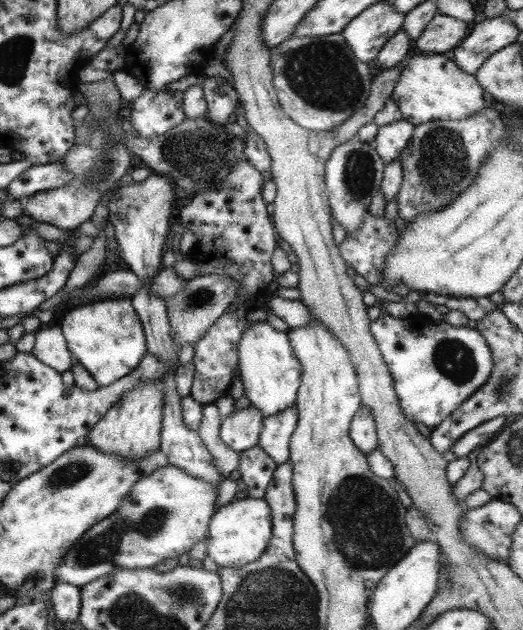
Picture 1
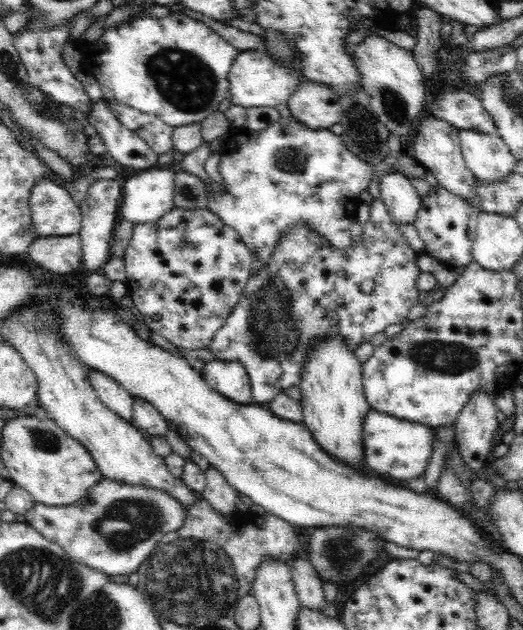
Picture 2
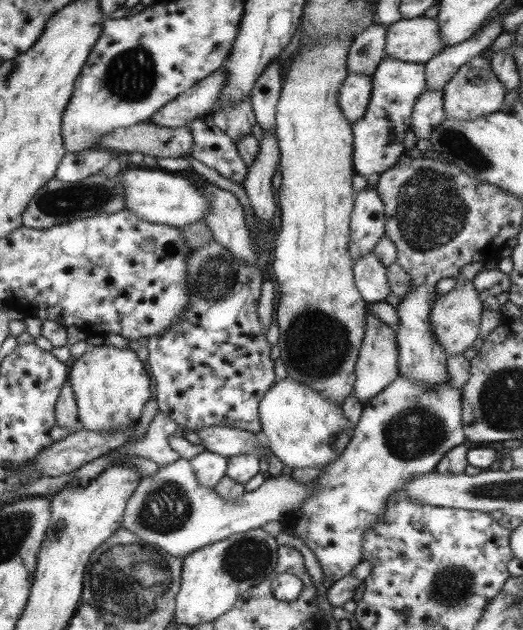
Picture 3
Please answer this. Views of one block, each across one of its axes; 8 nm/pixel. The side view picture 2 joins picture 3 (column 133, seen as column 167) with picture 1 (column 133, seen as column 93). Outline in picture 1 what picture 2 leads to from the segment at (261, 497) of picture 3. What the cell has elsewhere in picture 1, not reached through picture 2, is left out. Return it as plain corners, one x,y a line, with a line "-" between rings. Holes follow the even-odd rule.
166,464
144,476
132,488
118,510
98,521
66,552
56,567
58,580
77,587
106,575
116,567
152,568
166,558
189,553
194,544
205,540
218,489
190,476
181,468

